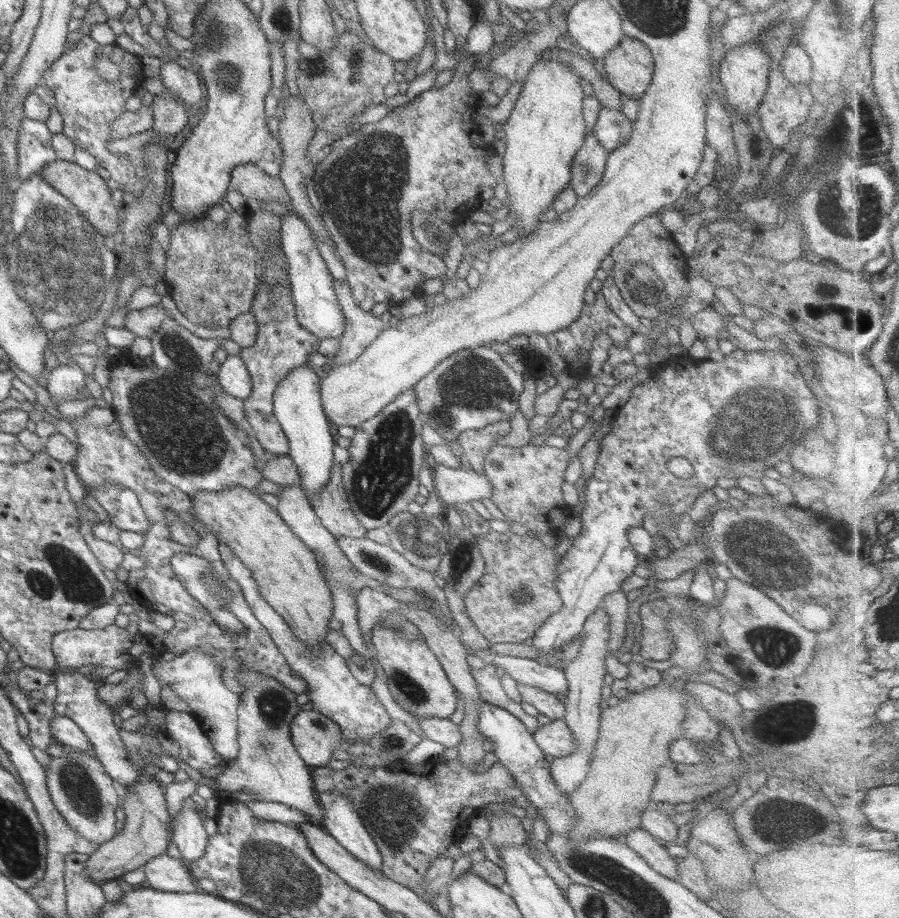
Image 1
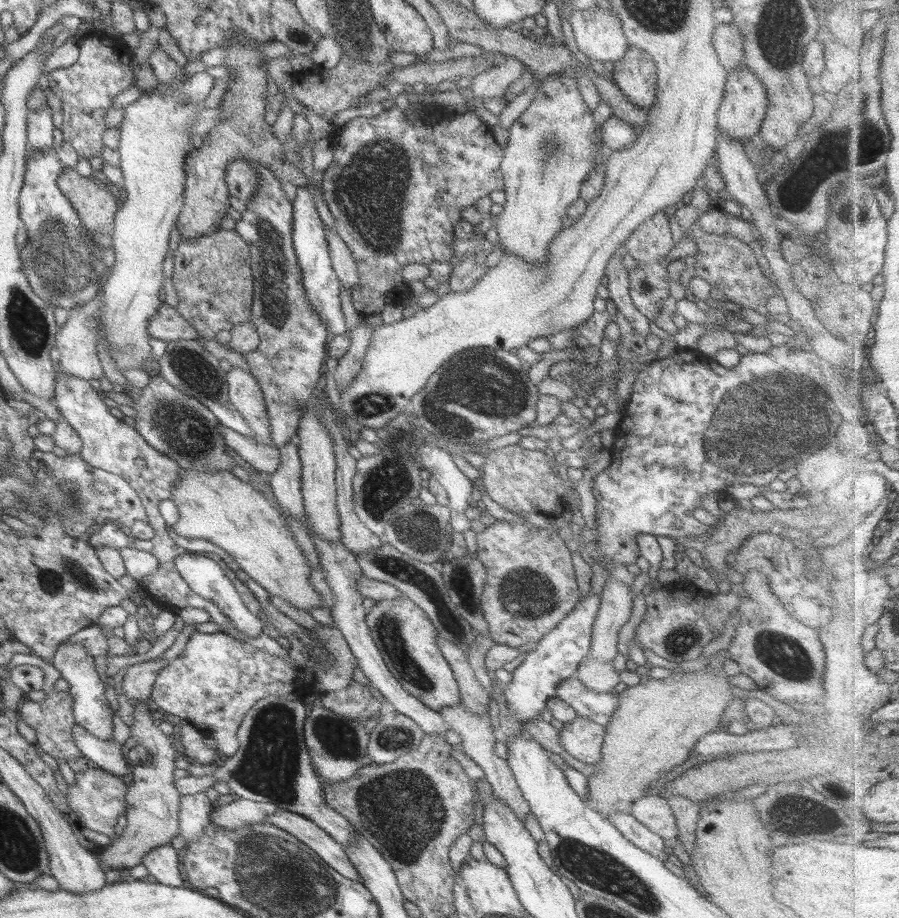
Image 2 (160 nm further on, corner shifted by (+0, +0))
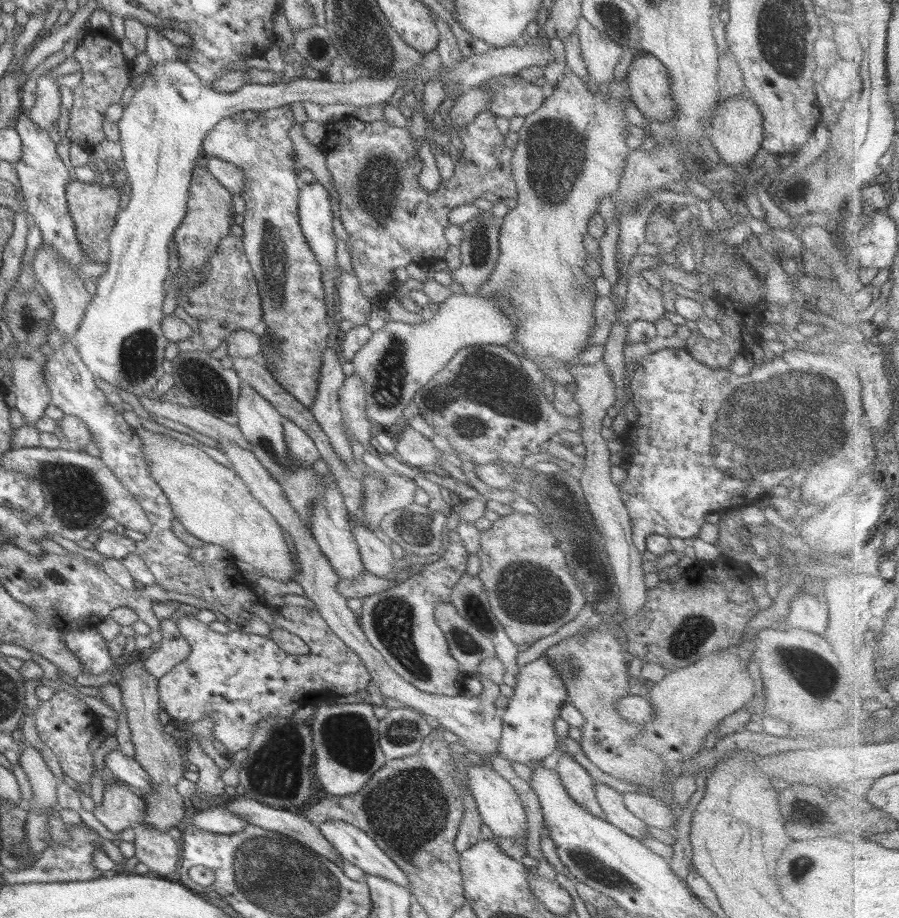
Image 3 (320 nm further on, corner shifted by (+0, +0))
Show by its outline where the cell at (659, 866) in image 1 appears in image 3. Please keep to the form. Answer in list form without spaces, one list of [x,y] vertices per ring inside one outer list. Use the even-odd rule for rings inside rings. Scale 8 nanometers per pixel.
[[[594,783],[594,795],[603,820],[634,839],[641,840],[650,836],[646,831],[646,825],[623,806],[620,792],[610,786]]]

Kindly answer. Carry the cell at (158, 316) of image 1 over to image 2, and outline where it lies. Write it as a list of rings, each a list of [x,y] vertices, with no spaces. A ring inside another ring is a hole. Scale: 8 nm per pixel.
[[[164,302],[149,319],[147,330],[153,338],[164,342],[196,339],[196,332],[193,327],[179,316],[174,307]]]

